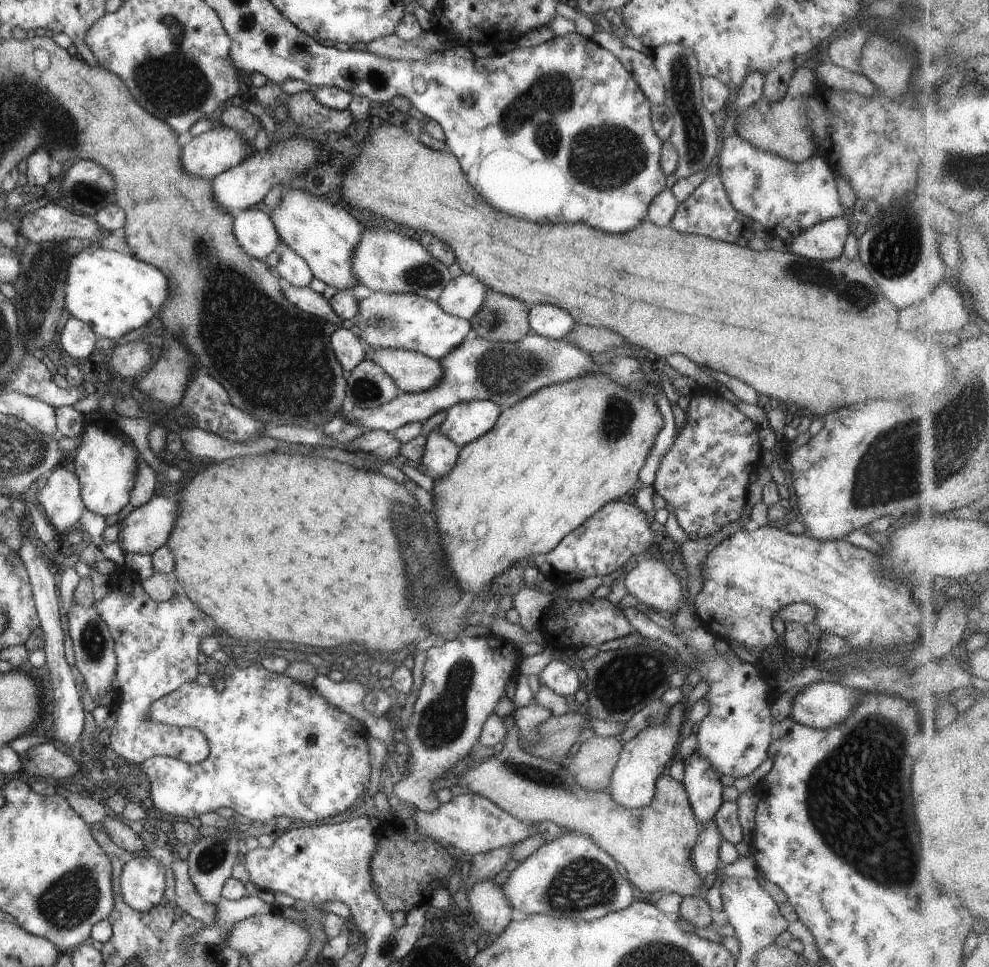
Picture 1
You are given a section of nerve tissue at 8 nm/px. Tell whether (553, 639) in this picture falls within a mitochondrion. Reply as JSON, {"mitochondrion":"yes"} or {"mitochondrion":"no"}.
{"mitochondrion":"no"}

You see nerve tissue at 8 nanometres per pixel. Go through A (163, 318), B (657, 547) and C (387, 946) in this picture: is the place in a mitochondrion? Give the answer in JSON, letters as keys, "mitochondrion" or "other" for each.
{"A":"other","B":"other","C":"mitochondrion"}

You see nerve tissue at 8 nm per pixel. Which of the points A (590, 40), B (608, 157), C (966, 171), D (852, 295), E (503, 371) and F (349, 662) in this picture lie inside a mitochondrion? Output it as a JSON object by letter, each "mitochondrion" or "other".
{"A":"other","B":"mitochondrion","C":"mitochondrion","D":"mitochondrion","E":"mitochondrion","F":"mitochondrion"}

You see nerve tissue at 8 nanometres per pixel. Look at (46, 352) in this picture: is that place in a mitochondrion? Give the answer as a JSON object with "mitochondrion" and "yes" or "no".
{"mitochondrion":"no"}

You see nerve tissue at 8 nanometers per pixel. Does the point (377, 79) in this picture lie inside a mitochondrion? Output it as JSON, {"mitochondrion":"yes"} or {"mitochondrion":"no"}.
{"mitochondrion":"no"}

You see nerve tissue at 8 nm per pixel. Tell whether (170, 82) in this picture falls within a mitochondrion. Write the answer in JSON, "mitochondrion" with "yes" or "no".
{"mitochondrion":"yes"}

